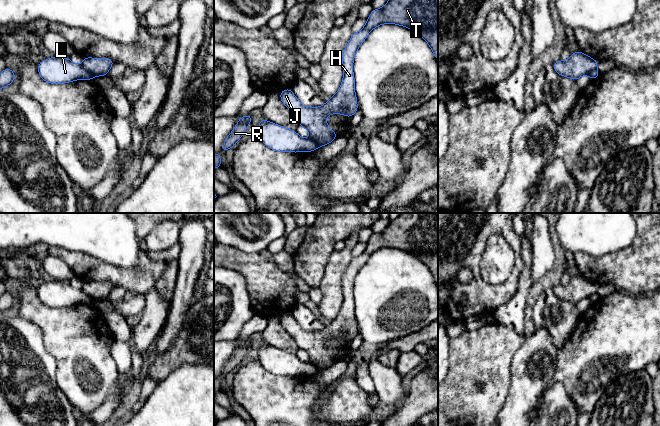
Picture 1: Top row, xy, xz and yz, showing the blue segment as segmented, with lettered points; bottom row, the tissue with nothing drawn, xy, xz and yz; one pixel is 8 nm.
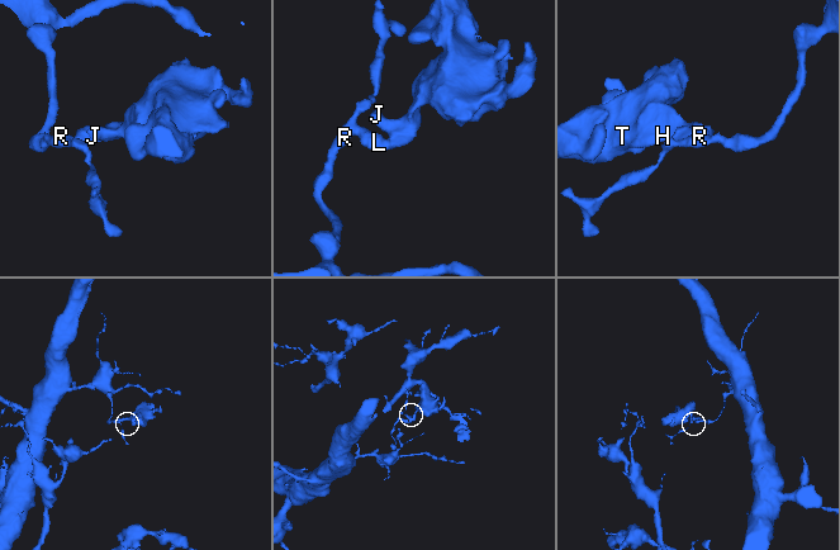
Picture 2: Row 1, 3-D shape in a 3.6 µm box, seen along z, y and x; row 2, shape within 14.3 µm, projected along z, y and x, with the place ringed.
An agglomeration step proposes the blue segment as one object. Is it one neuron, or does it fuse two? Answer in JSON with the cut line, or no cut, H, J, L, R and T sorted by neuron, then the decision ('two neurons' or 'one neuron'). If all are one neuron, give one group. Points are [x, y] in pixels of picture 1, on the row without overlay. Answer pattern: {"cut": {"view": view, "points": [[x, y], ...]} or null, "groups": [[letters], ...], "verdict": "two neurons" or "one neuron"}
{"cut": {"view": "xy", "points": [[81, 288], [93, 300]]}, "groups": [["H", "J", "T"], ["L", "R"]], "verdict": "two neurons"}

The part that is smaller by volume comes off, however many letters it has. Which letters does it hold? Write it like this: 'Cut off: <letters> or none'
Cut off: H, J, T

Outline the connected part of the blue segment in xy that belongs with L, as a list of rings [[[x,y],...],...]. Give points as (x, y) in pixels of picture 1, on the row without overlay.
[[[53,280],[38,287],[38,297],[43,305],[51,308],[93,303],[91,297],[82,289],[73,287],[69,282]]]

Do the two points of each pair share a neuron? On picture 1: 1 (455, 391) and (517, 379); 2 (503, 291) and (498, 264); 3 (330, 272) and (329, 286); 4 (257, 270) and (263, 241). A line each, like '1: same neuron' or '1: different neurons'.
1: different neurons
2: different neurons
3: same neuron
4: different neurons

